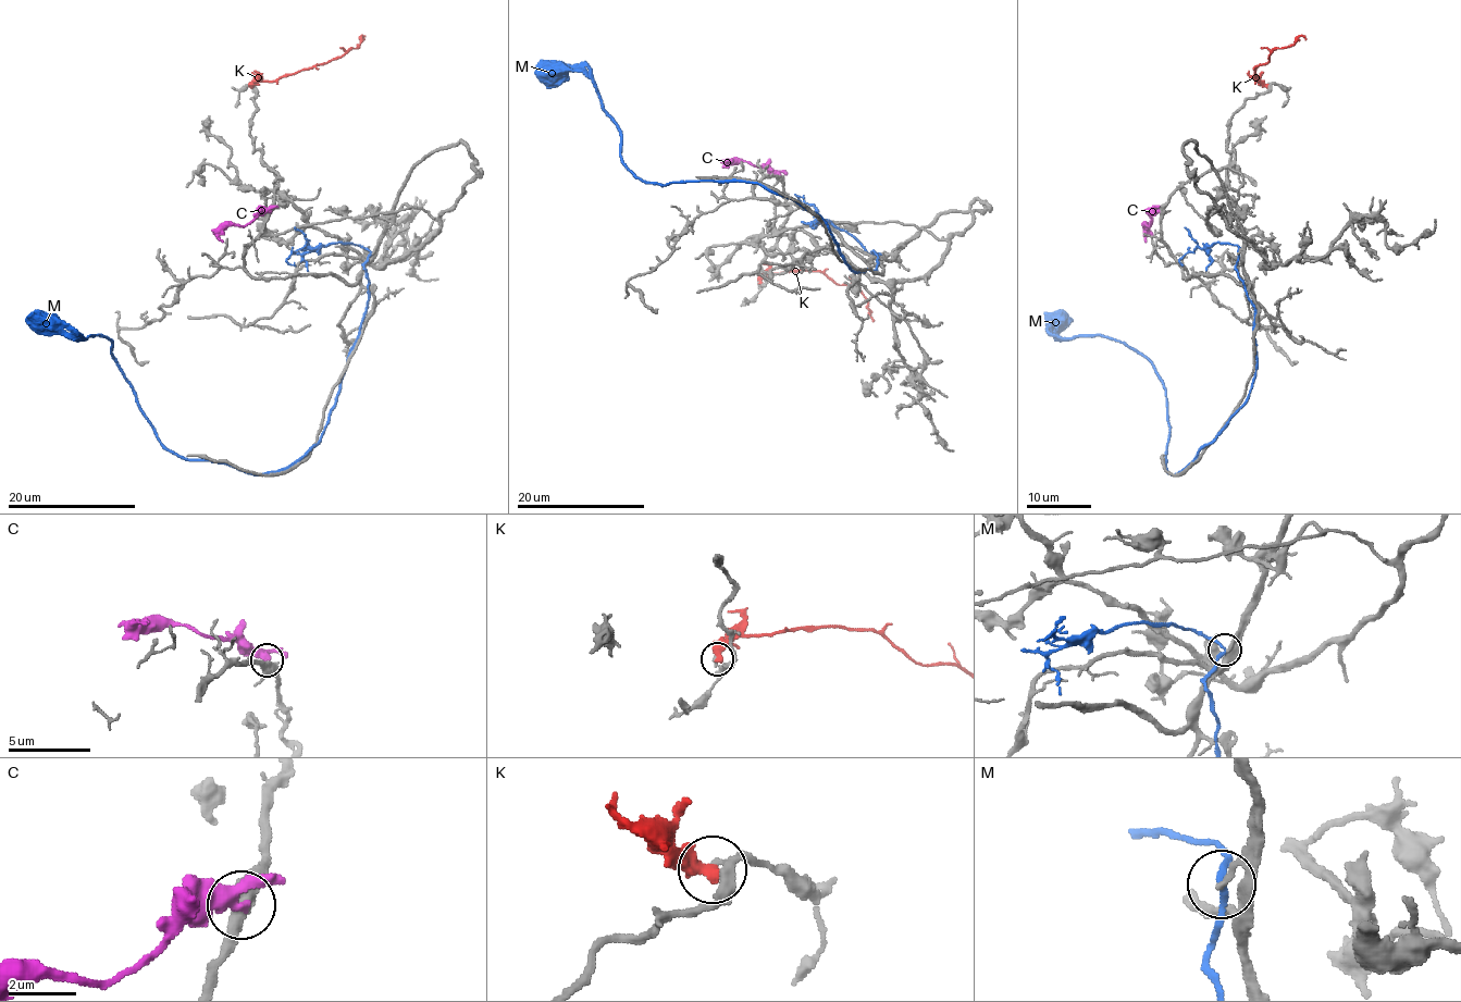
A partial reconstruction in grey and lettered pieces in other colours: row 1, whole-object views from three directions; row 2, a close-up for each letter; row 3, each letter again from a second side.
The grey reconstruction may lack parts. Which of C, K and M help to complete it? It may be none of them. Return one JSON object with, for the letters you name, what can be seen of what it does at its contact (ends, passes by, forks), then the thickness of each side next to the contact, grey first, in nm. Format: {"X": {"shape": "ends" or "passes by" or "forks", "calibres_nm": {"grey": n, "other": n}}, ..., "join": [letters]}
{"join": []}

